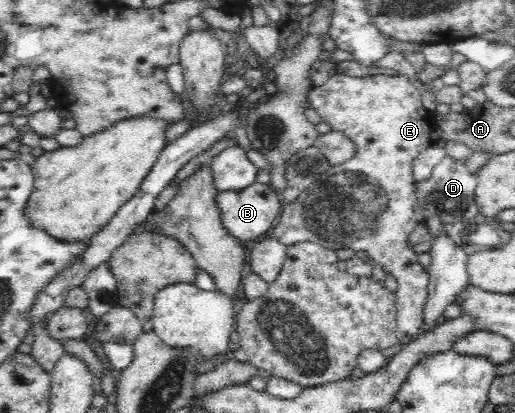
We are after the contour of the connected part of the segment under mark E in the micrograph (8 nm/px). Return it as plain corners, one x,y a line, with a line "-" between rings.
335,74
323,86
314,87
308,92
311,107
317,111
321,122
329,124
333,131
345,134
355,143
355,156
339,166
329,168
311,186
300,192
294,202
283,203
277,223
271,230
271,237
287,247
310,242
333,251
339,248
352,248
357,253
367,251
398,283
396,334
398,345
403,347
412,344
422,335
425,325
423,312
430,282
430,275
406,241
409,233
424,222
425,216
415,198
412,164
420,152
440,140
434,113
421,105
421,92
413,84
407,75
348,77

